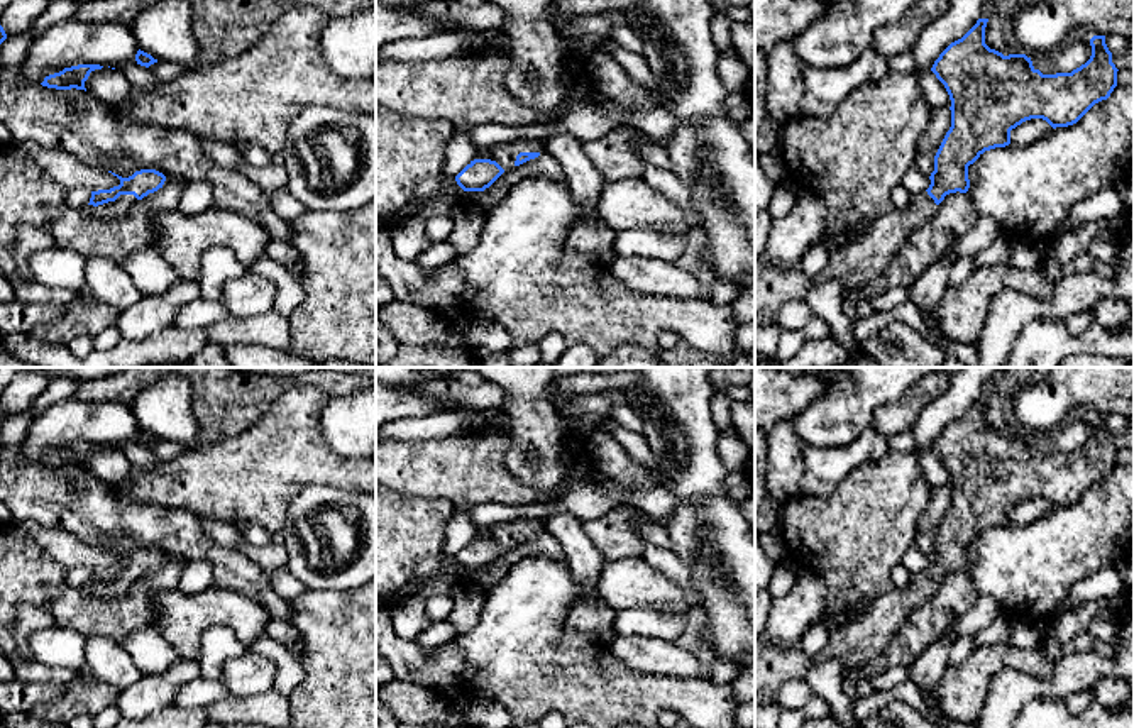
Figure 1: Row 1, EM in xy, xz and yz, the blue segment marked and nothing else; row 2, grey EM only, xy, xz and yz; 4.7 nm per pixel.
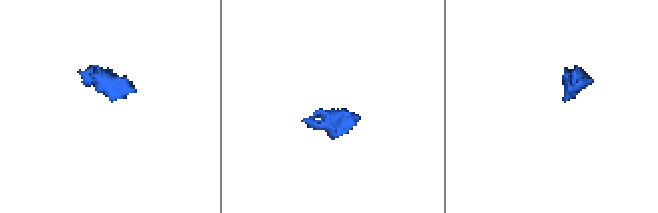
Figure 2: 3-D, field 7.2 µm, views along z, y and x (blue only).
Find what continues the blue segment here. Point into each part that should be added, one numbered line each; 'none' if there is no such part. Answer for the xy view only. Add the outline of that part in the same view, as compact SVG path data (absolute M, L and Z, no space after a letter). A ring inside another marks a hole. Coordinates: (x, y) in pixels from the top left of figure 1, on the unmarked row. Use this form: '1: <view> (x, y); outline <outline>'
1: xy (115, 588); outline M120 574L115 581L98 586L88 584L85 591L93 598L118 598L124 596L135 581L137 577L134 574Z

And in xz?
1: xz (505, 534); outline M521 516L509 521L501 521L494 527L482 527L476 530L474 538L491 538L496 540L504 550L515 547L516 535L520 532L543 532L543 520Z

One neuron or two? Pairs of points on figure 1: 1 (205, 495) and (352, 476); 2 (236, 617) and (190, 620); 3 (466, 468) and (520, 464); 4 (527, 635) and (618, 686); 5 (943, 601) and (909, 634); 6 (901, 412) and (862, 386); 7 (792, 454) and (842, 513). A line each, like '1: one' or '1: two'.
1: one
2: one
3: two
4: one
5: one
6: two
7: two

